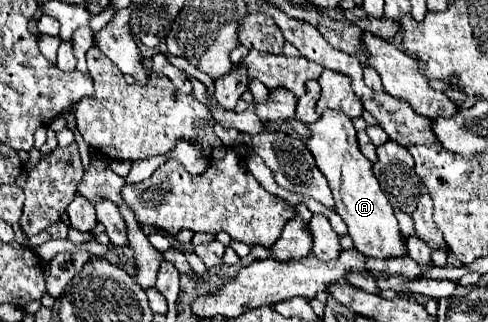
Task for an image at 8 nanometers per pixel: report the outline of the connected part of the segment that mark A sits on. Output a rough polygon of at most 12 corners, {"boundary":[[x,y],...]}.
{"boundary":[[325,111],[307,147],[355,249],[405,257],[351,119]]}

